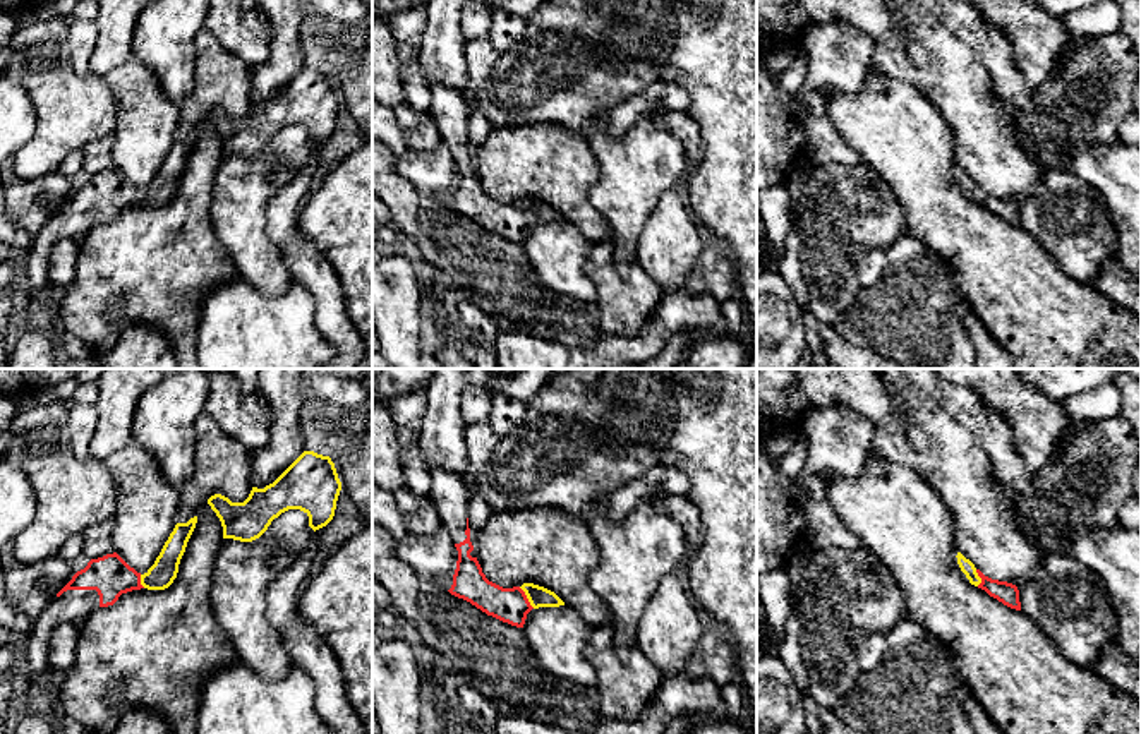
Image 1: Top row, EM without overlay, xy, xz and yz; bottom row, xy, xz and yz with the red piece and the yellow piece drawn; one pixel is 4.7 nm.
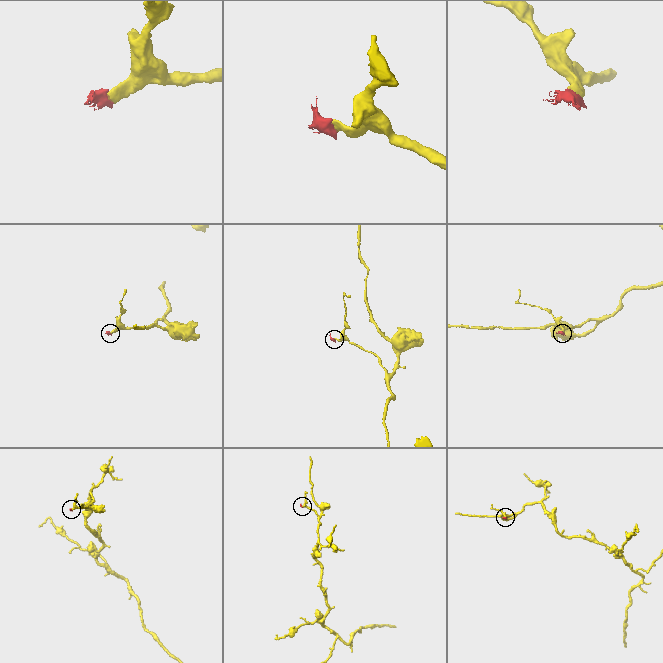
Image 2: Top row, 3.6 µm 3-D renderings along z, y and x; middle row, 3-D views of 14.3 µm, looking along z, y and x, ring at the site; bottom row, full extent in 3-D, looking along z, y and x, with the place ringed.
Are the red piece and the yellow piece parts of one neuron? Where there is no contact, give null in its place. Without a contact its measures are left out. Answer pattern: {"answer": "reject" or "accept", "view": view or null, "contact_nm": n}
{"answer": "accept", "view": "xz", "contact_nm": 130}

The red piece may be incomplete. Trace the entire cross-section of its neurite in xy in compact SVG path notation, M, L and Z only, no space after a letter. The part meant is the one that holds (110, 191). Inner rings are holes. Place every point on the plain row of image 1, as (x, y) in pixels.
M197 132L190 134L187 139L177 139L154 180L144 190L130 184L117 168L91 175L84 185L77 187L72 196L57 209L57 213L45 223L41 232L31 237L31 242L26 249L26 268L31 297L48 283L48 259L57 242L62 238L82 240L94 225L113 221L122 209L141 204L168 204L177 194L180 175L185 168L196 139Z

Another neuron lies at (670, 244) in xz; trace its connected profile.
M681 190L662 194L635 247L635 261L664 292L681 290L703 250L700 225Z

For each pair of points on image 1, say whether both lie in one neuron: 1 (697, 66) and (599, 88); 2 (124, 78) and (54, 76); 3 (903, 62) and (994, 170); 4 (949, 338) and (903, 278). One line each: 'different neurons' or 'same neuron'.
1: different neurons
2: different neurons
3: same neuron
4: same neuron

